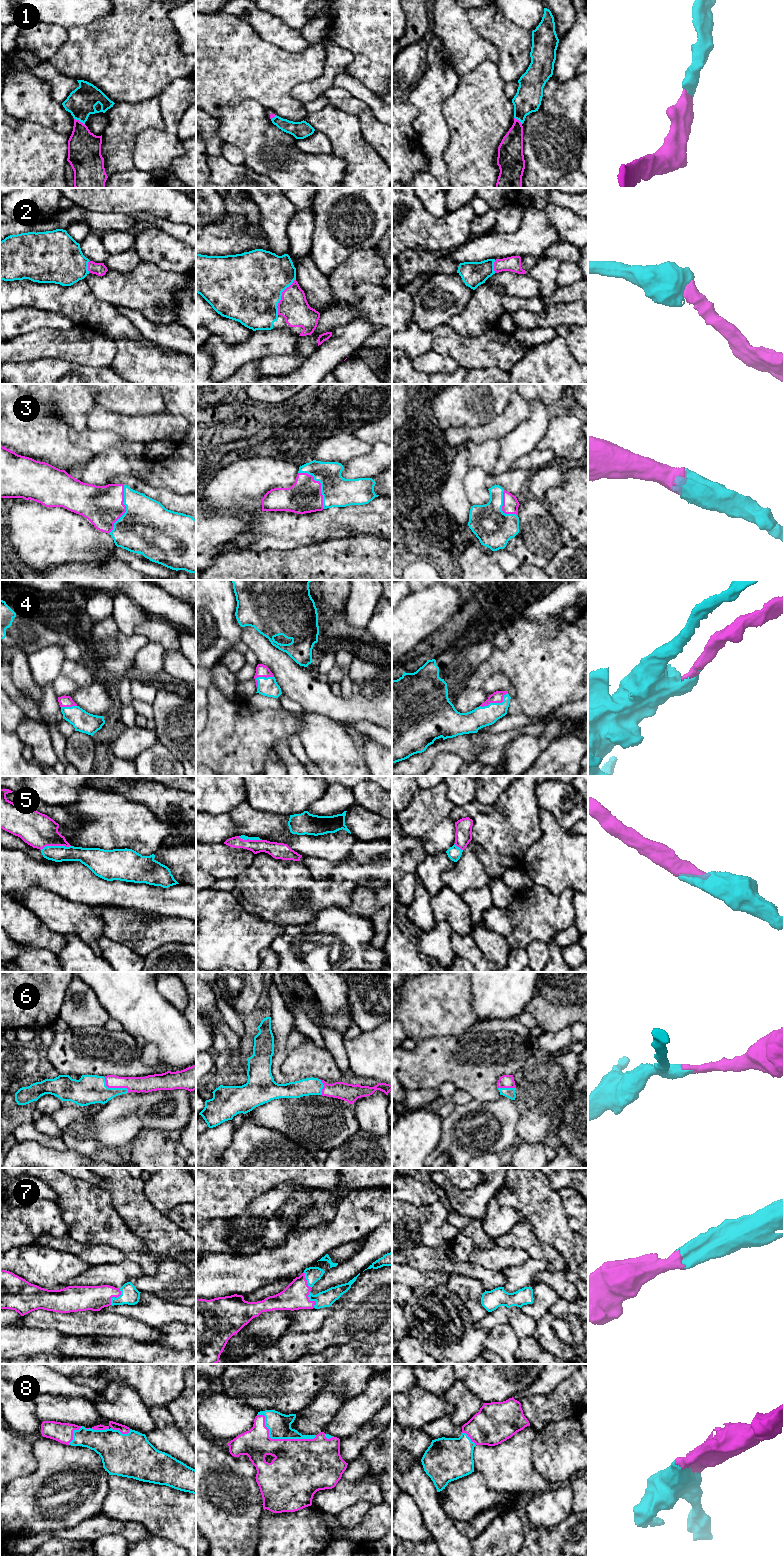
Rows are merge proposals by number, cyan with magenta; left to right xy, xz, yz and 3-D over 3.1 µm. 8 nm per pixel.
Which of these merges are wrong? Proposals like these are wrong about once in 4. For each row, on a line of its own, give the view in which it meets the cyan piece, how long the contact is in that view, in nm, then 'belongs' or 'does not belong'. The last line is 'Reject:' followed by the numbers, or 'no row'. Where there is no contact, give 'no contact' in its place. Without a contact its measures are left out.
1: meets cyan in xy; contact 100 nm long; belongs
2: meets cyan in xz; contact 320 nm long; belongs
3: meets cyan in xy; contact 420 nm long; belongs
4: meets cyan in yz; contact 260 nm long; belongs
5: meets cyan in xy; contact 260 nm long; belongs
6: meets cyan in xy; contact 240 nm long; belongs
7: meets cyan in xy; contact 160 nm long; belongs
8: meets cyan in xz; contact 500 nm long; belongs
Reject: no row

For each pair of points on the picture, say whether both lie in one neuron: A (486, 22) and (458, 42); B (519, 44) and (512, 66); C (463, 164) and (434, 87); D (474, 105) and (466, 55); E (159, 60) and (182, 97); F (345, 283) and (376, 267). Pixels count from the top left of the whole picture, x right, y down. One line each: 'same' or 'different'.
A: different
B: same
C: different
D: different
E: different
F: same

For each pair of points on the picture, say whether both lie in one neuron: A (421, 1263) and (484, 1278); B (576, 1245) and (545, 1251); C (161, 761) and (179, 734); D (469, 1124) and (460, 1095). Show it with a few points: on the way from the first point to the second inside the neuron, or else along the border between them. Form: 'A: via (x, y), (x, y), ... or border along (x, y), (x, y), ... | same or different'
A: via (437, 1263), (448, 1263), (468, 1269) | same
B: border along (537, 1236), (561, 1255), (566, 1271) | different
C: border along (164, 744), (167, 748) | different
D: border along (472, 1098), (464, 1104), (457, 1105) | different

